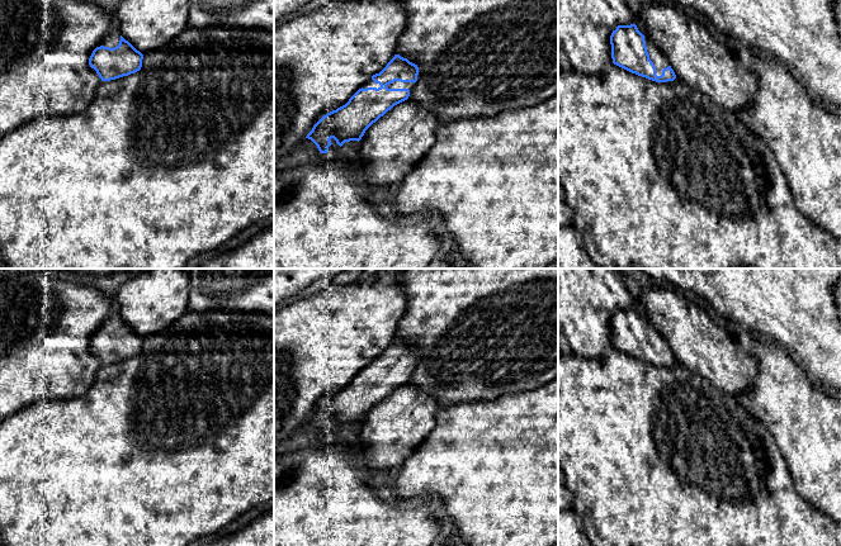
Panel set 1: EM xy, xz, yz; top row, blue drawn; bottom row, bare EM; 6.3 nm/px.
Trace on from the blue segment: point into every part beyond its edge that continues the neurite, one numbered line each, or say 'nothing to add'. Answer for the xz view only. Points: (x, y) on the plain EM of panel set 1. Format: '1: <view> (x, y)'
1: xz (397, 368)

